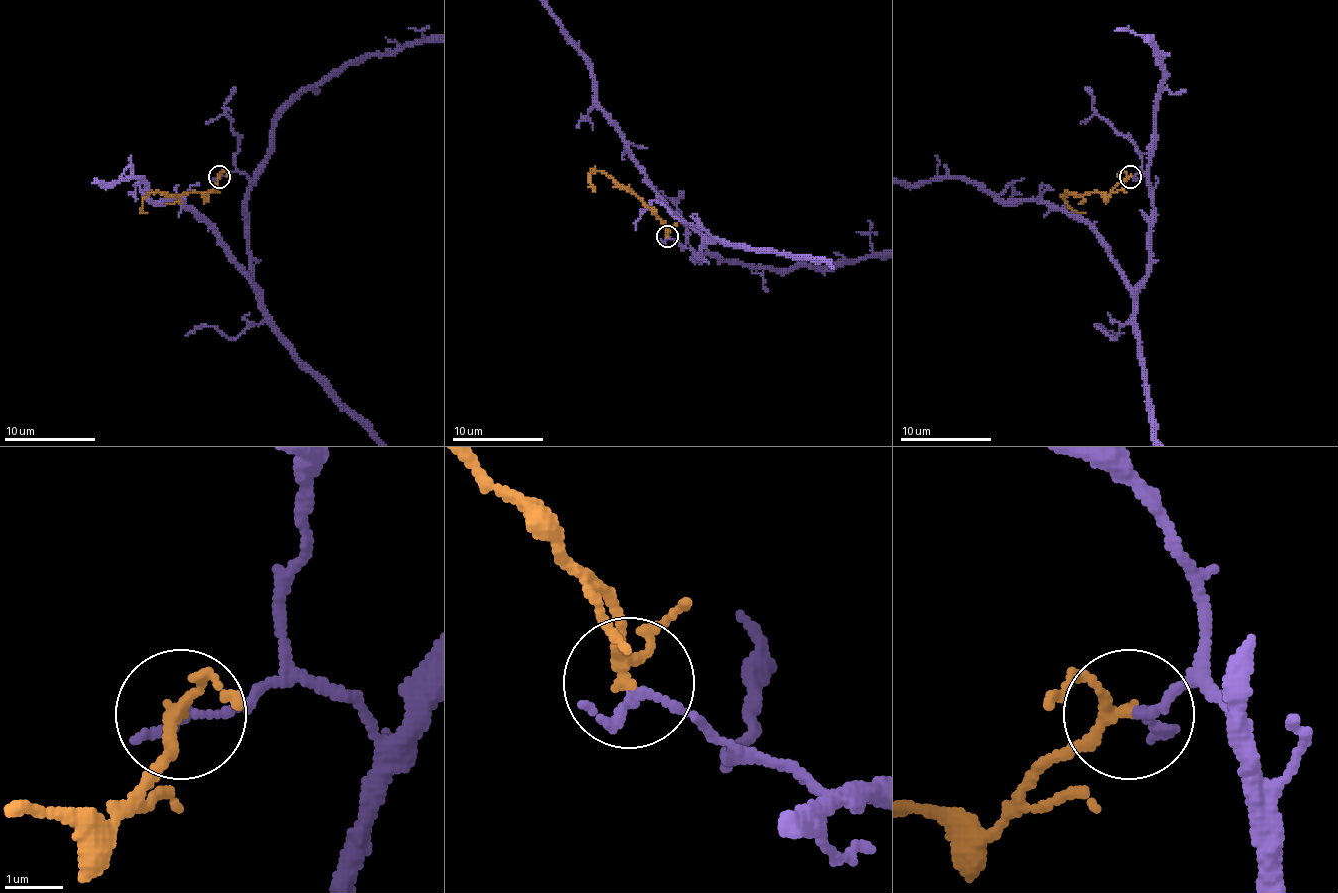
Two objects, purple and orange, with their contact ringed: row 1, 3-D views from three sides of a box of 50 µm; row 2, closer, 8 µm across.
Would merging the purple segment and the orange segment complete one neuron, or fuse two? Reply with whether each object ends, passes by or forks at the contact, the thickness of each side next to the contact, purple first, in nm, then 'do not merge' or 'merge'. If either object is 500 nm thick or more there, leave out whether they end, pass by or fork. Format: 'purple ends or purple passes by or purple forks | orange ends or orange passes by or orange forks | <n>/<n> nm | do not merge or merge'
purple ends | orange passes by | 190/190 nm | do not merge

